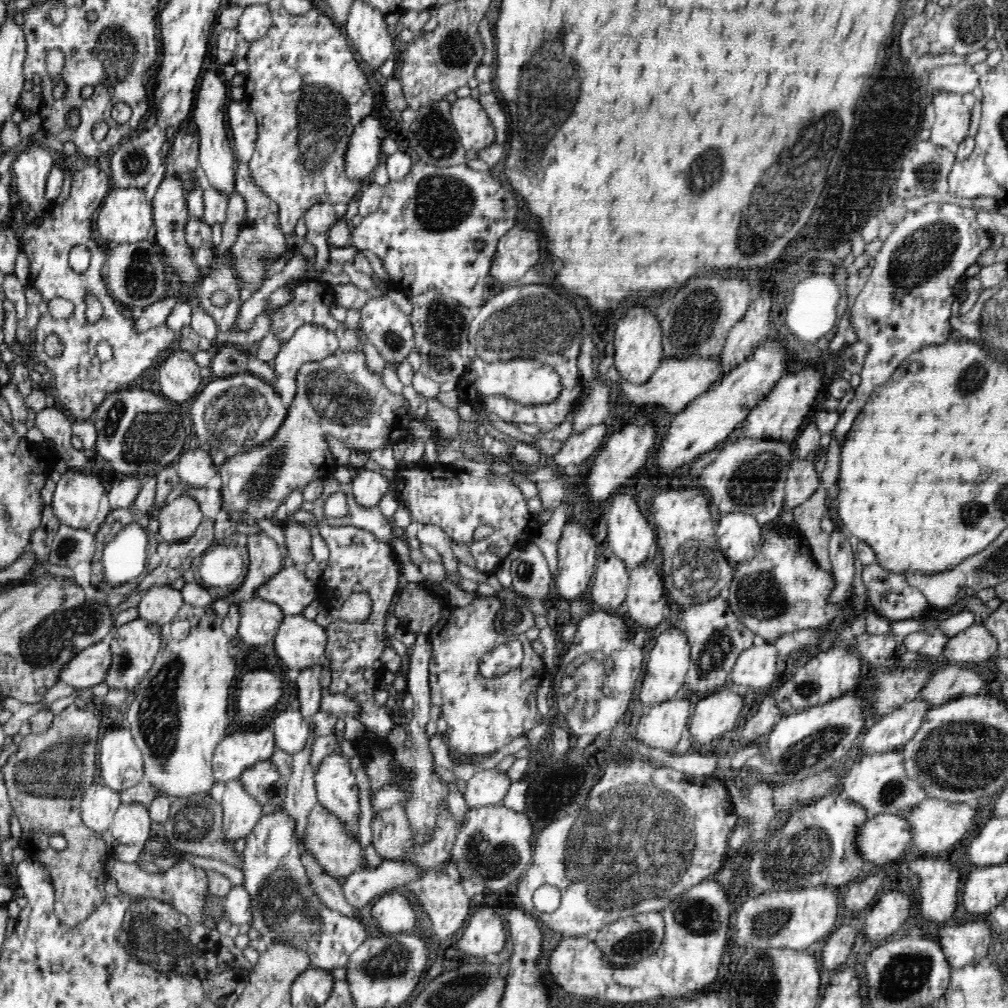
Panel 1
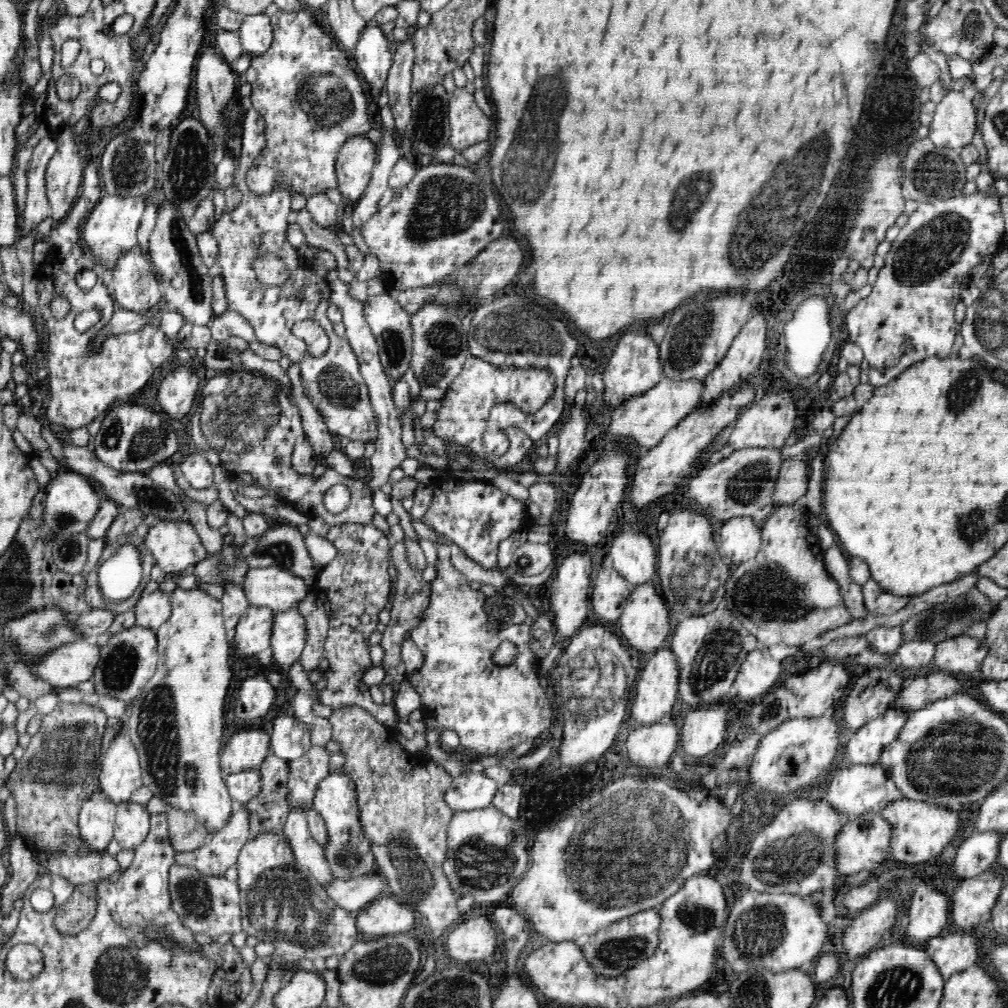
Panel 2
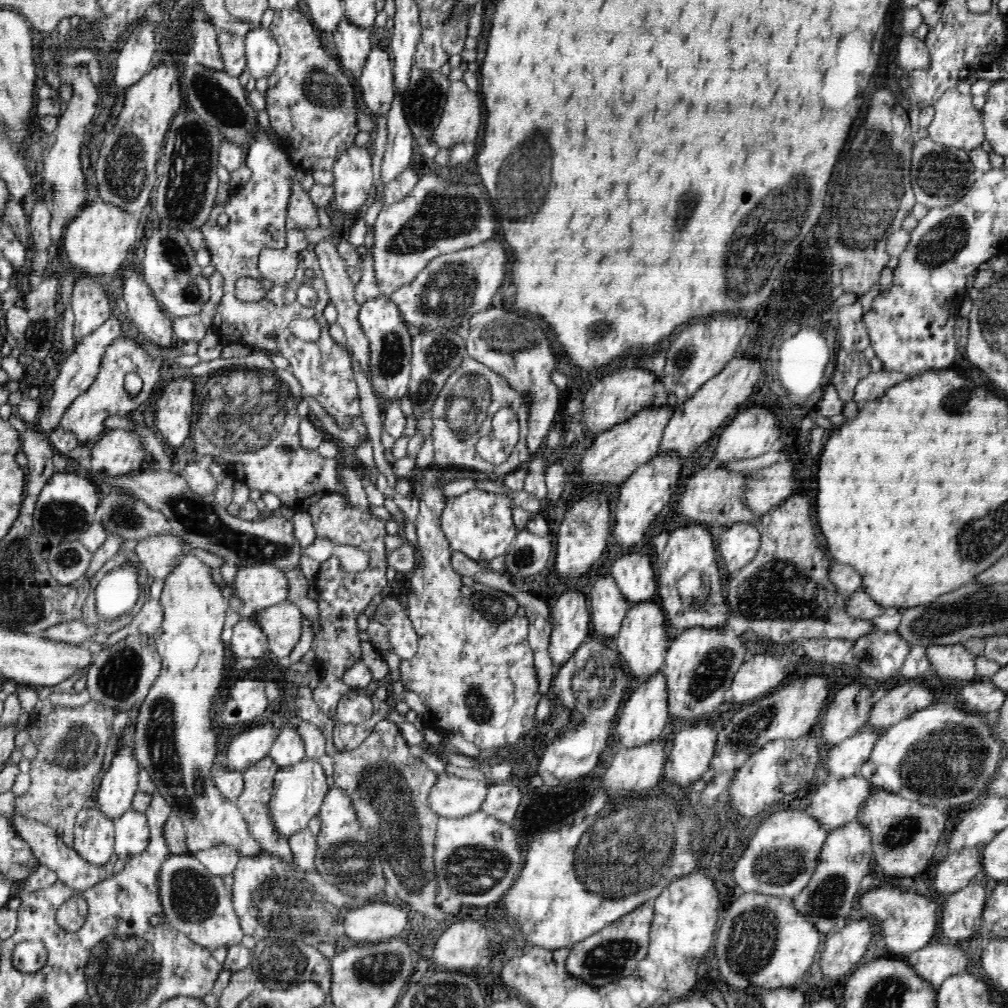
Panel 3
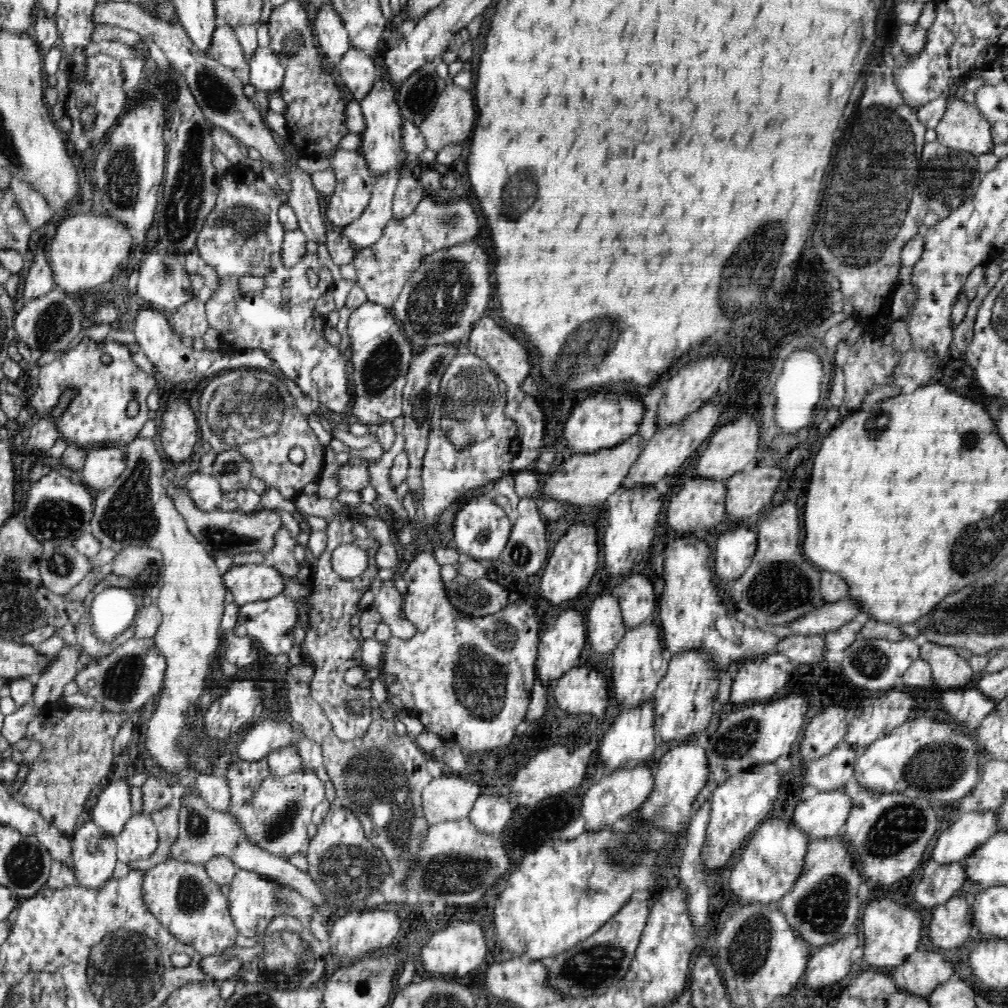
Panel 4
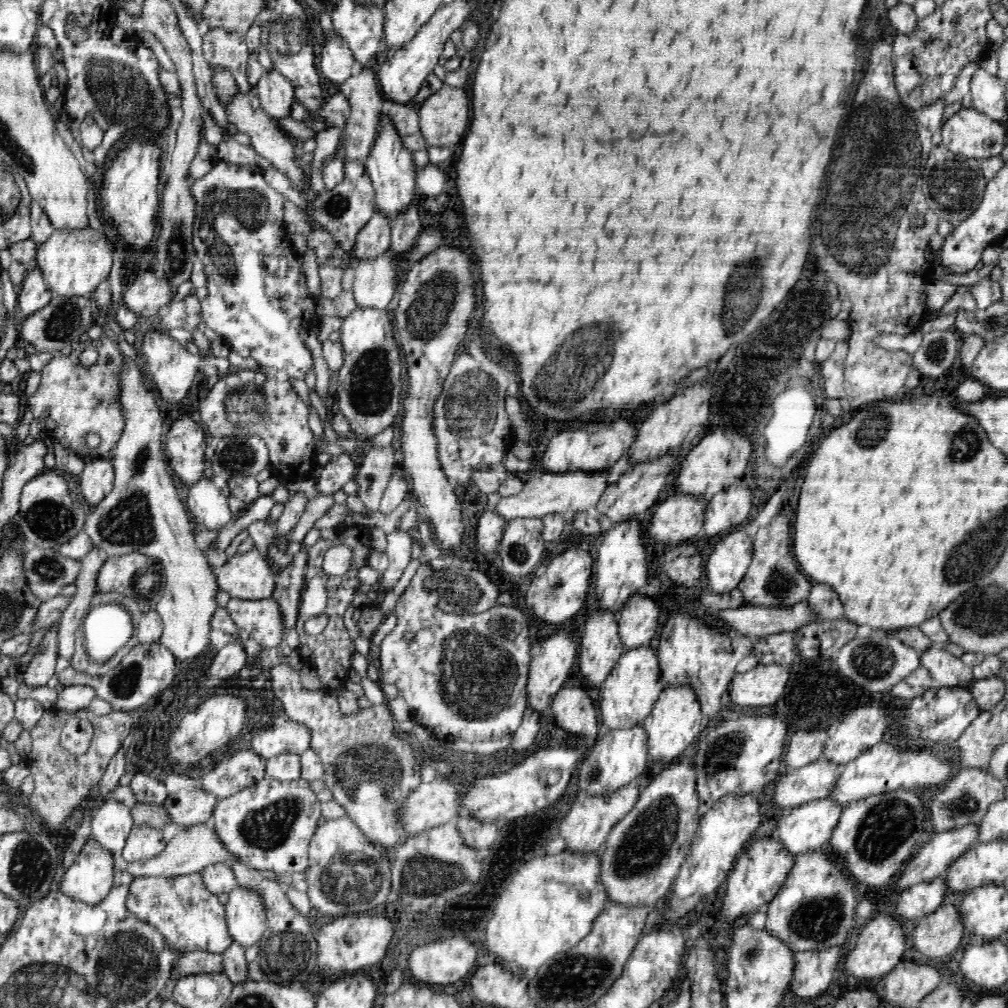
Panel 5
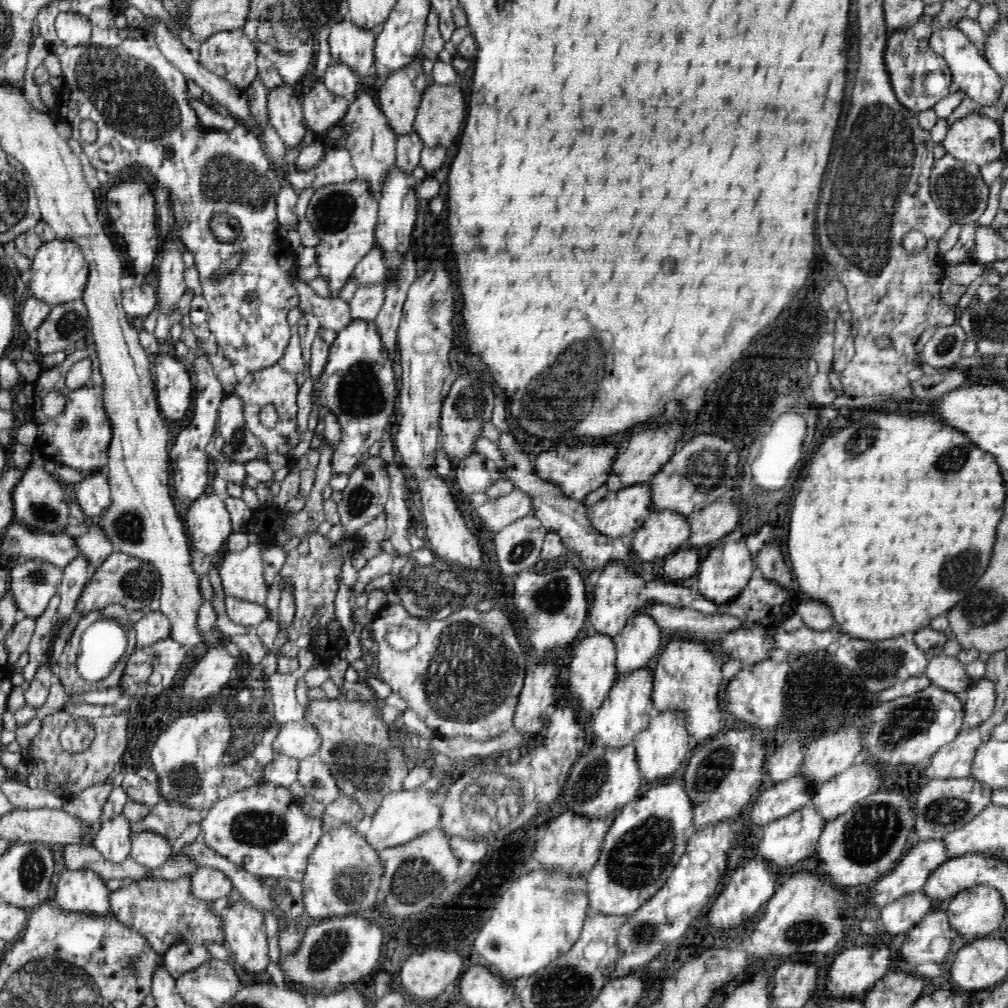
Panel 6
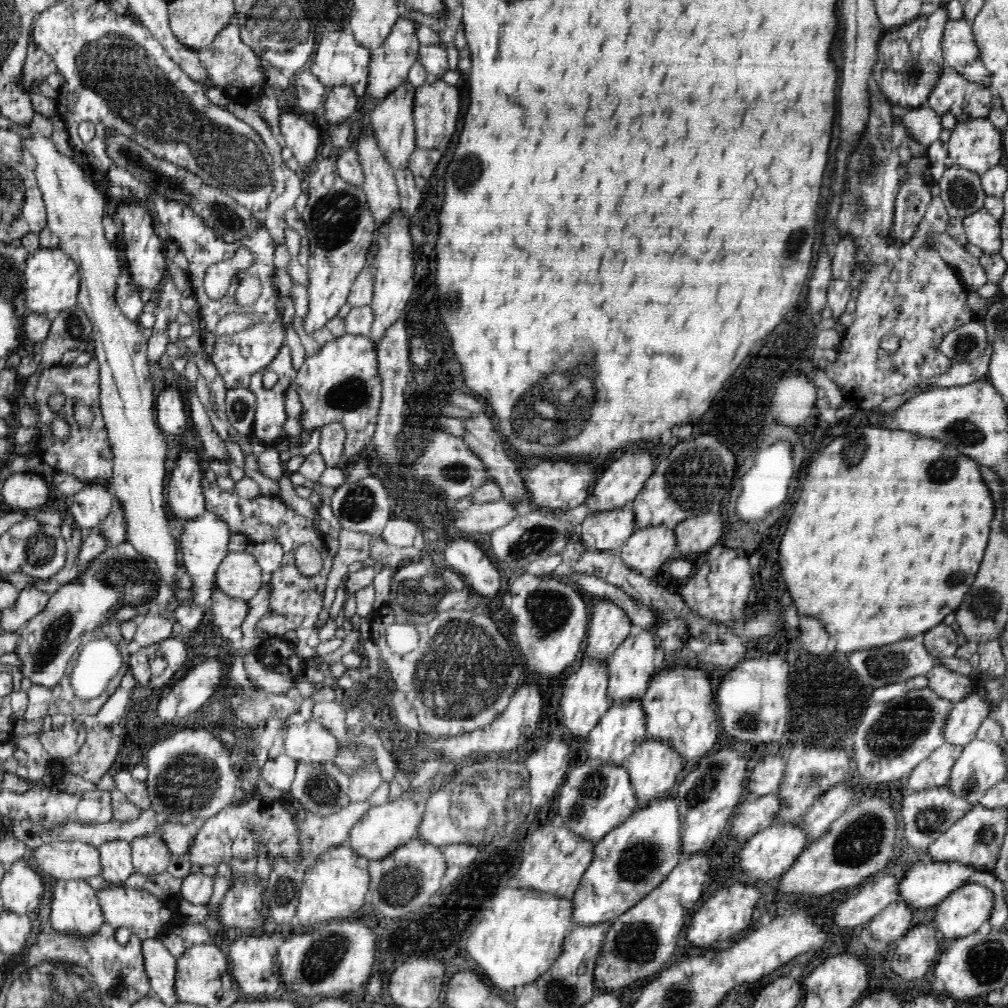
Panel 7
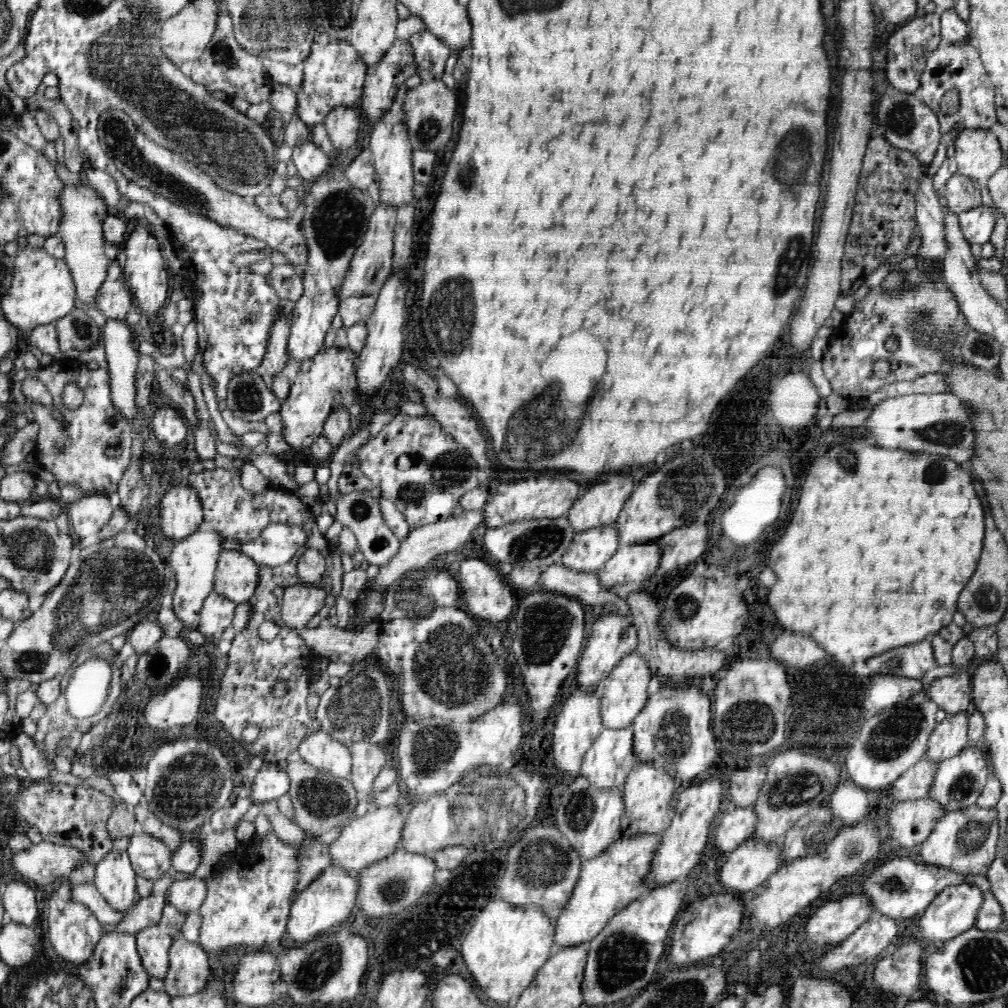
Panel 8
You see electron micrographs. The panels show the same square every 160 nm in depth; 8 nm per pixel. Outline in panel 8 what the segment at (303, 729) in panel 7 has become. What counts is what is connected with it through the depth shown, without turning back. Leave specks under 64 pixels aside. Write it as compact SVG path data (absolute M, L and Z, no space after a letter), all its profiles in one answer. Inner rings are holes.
M319 728L307 733L297 748L304 762L316 769L332 772L333 776L349 778L351 774L352 757L350 749L328 736L324 729Z

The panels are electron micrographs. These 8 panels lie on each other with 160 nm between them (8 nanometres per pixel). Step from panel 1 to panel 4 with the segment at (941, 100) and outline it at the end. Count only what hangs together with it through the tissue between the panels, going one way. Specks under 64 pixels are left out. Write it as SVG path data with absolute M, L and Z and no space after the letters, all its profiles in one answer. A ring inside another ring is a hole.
M959 83L946 93L952 96L938 126L937 140L951 149L964 150L974 156L992 153L995 146L991 124L974 103L964 102L956 95Z

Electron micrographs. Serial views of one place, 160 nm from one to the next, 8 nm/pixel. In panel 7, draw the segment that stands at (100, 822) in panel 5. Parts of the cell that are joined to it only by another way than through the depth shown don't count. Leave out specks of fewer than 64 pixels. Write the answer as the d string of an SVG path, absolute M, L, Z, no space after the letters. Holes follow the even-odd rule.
M111 840L99 848L102 875L110 884L123 886L123 882L134 872L131 846L125 840Z

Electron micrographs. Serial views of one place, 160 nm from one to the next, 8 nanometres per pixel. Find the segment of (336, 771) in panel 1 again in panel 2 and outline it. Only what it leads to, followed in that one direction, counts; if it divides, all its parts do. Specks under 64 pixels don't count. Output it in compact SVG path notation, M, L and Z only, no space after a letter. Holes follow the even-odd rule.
M330 773L325 776L315 790L313 809L324 819L328 838L325 840L324 856L328 868L336 879L374 877L378 872L376 858L372 846L360 826L359 810L357 809L356 789L352 780L341 774Z

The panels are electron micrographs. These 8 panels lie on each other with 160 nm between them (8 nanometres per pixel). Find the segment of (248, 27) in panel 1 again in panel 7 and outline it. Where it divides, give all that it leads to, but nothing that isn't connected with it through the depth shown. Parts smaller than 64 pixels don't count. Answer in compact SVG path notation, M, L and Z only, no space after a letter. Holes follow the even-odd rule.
M286 112L280 116L280 132L298 163L301 171L314 160L319 160L320 131L311 119Z

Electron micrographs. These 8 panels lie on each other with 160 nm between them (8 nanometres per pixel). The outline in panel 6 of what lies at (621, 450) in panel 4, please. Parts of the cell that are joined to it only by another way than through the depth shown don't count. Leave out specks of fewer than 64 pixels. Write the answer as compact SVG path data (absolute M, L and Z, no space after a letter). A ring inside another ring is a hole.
M515 488L507 495L489 498L475 511L488 531L498 533L514 521L532 515L532 501L528 493Z

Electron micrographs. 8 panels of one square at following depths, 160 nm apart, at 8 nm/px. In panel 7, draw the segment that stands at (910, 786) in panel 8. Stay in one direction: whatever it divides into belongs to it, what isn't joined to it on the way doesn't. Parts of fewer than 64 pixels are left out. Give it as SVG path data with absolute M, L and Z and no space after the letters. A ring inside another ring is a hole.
M942 744L933 750L908 774L906 790L916 792L946 785L950 770L962 750L963 747L950 744Z

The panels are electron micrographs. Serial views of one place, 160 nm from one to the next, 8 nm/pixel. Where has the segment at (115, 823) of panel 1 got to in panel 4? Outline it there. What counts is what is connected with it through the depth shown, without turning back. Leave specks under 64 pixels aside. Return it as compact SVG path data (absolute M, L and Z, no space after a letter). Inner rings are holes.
M141 812L128 819L114 842L117 844L117 860L136 862L149 859L155 853L159 834L152 817Z

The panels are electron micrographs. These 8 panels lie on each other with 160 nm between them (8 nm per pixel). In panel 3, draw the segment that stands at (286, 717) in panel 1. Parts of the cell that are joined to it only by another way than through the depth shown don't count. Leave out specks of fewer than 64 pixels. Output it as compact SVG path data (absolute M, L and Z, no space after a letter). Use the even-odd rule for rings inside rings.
M284 725L276 737L269 755L280 769L288 765L294 765L304 759L304 741L302 741L297 729Z

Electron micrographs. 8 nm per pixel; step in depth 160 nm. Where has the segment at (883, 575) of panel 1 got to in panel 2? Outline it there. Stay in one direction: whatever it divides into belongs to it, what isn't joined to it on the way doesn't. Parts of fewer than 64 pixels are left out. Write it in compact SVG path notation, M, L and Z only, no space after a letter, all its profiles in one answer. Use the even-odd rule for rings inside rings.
M871 576L870 580L862 585L862 593L867 614L873 614L875 617L896 614L911 600L911 598L892 597L884 593Z

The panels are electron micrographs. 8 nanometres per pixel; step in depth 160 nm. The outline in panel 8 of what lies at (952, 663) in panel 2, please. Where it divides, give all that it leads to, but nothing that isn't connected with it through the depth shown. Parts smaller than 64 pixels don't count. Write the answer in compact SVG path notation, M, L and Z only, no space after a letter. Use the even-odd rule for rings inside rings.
M962 671L957 675L936 678L931 682L927 693L947 716L954 716L970 712L971 690L971 675Z

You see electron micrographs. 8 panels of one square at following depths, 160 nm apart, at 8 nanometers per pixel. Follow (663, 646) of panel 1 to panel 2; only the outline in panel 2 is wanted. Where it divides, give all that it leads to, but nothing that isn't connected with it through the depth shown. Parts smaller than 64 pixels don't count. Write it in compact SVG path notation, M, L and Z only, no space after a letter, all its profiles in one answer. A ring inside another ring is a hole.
M660 647L655 650L652 658L648 659L646 666L642 668L638 680L636 680L636 692L630 700L630 714L634 720L640 720L642 724L658 724L660 720L675 711L678 704L678 663L672 649Z

